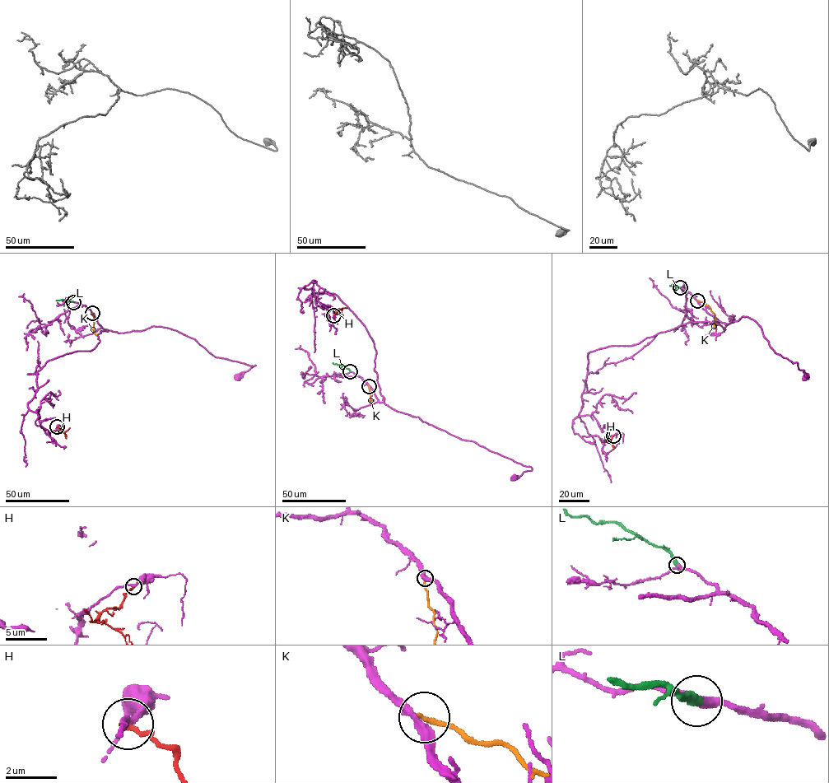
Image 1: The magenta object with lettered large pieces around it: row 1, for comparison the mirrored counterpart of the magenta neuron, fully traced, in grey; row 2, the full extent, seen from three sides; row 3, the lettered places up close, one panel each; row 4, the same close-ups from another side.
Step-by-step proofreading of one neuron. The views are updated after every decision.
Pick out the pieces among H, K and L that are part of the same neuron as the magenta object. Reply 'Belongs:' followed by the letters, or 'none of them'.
Belongs: L

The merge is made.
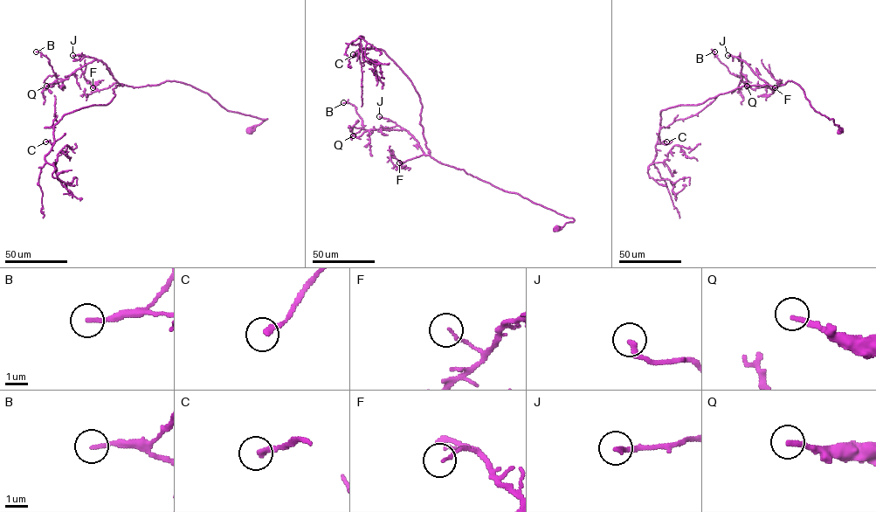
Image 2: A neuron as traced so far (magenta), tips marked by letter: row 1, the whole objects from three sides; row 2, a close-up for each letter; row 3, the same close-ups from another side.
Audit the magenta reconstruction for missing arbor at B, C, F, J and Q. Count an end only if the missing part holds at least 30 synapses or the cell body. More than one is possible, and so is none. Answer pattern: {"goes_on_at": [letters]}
{"goes_on_at": ["J", "Q"]}

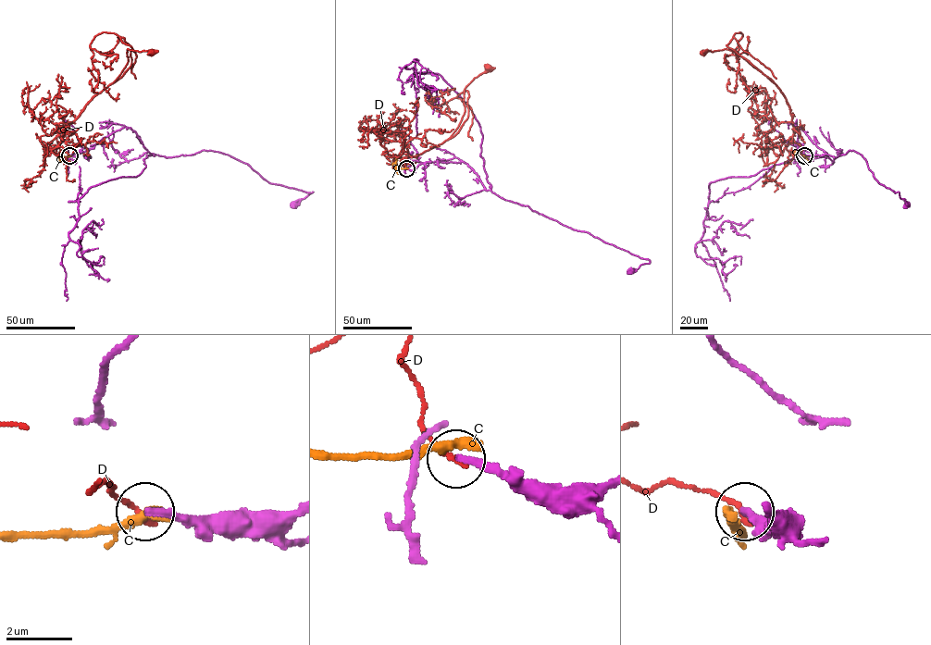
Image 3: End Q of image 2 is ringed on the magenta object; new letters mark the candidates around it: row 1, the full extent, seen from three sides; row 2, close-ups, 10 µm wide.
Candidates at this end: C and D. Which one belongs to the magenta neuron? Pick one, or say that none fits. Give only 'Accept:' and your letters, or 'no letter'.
Accept: no letter

